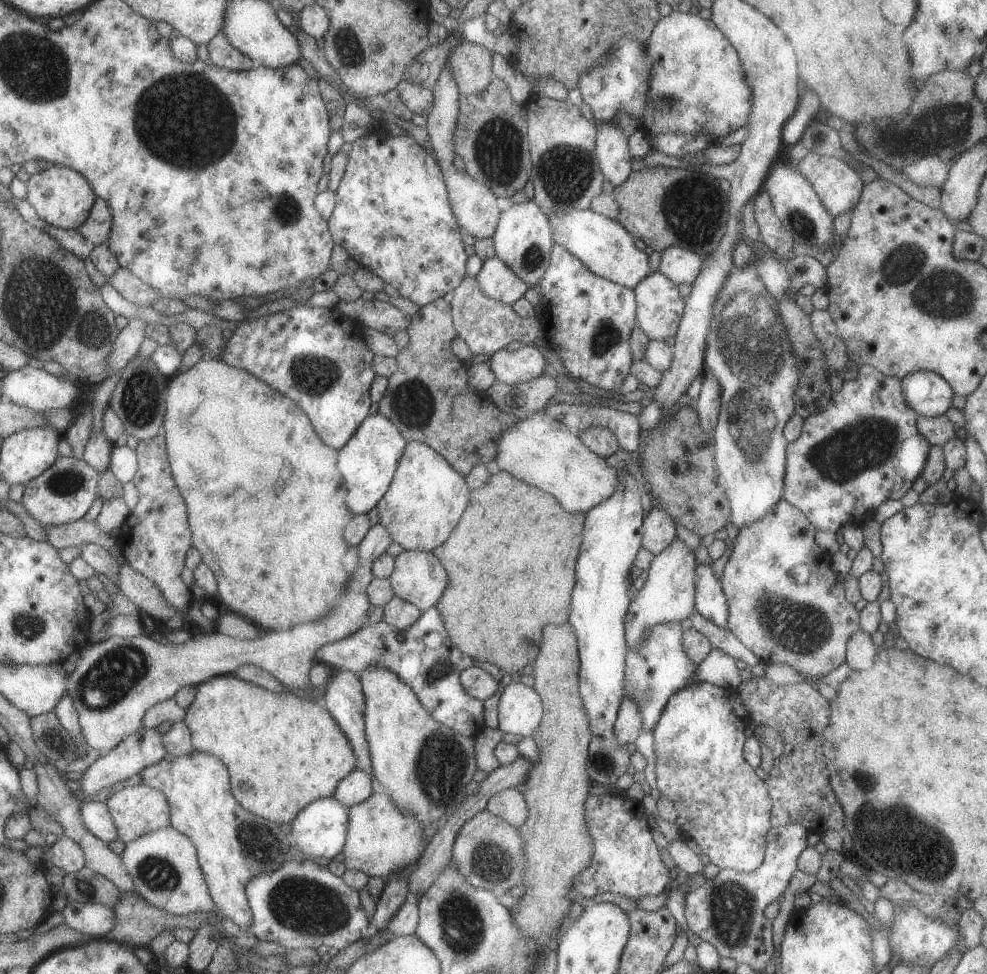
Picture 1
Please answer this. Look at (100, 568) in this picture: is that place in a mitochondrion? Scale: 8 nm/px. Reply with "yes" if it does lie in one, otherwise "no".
no

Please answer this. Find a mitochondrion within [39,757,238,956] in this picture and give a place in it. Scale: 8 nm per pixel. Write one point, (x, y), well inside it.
(157, 873)

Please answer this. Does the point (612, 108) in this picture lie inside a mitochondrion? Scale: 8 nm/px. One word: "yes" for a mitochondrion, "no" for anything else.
no

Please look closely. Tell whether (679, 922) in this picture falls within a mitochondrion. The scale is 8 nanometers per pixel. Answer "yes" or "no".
no

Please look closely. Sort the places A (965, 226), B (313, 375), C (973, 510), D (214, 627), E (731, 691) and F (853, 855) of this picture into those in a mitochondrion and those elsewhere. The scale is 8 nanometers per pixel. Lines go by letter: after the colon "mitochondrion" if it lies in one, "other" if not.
A: other
B: mitochondrion
C: other
D: other
E: other
F: other

